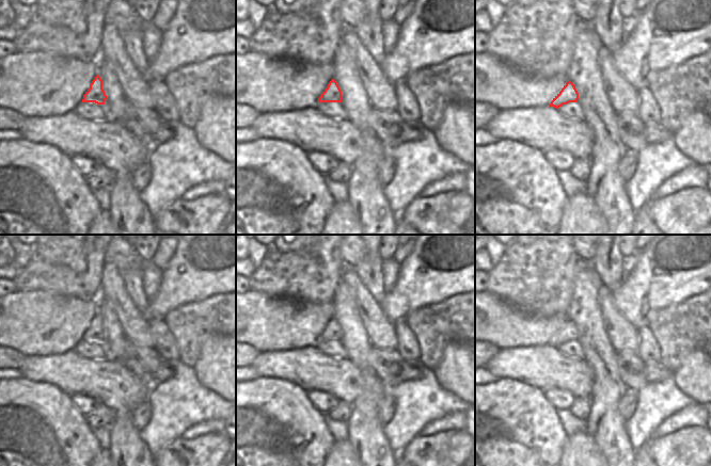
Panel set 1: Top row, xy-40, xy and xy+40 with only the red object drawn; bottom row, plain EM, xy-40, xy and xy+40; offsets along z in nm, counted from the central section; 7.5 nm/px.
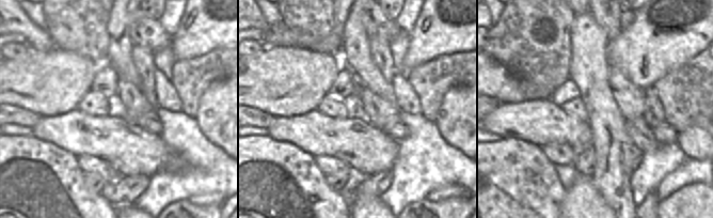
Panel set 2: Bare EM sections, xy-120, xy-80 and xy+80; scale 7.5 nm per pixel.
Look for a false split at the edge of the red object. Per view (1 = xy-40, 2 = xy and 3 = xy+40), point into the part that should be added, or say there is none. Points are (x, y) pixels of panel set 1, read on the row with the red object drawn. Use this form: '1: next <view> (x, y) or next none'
1: next none
2: next none
3: next none

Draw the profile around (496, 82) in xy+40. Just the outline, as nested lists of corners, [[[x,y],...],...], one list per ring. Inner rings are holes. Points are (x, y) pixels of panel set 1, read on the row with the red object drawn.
[[[475,53],[475,102],[488,102],[497,111],[549,106],[567,82],[566,75],[550,78],[524,75],[492,53]]]

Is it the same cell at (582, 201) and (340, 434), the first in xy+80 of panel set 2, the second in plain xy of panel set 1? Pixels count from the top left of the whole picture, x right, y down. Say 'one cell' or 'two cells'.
two cells

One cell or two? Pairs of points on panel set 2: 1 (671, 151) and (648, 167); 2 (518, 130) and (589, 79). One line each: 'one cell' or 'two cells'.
1: one cell
2: two cells

